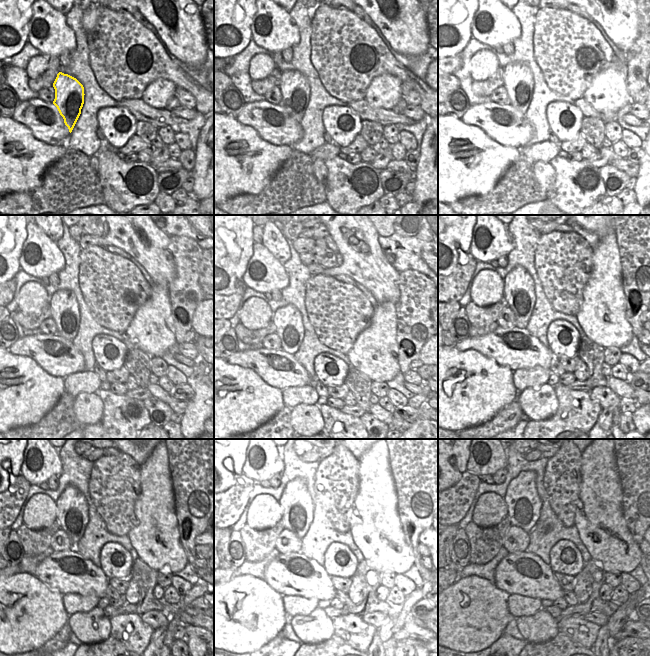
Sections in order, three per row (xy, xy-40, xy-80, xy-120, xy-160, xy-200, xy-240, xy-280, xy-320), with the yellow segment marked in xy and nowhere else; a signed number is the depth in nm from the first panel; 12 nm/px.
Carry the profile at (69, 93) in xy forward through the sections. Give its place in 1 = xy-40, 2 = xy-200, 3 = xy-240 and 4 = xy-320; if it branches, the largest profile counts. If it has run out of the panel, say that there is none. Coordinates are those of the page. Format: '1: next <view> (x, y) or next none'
1: next xy-40 (294, 87)
2: next xy-200 (519, 289)
3: next xy-240 (72, 508)
4: next xy-320 (523, 503)

